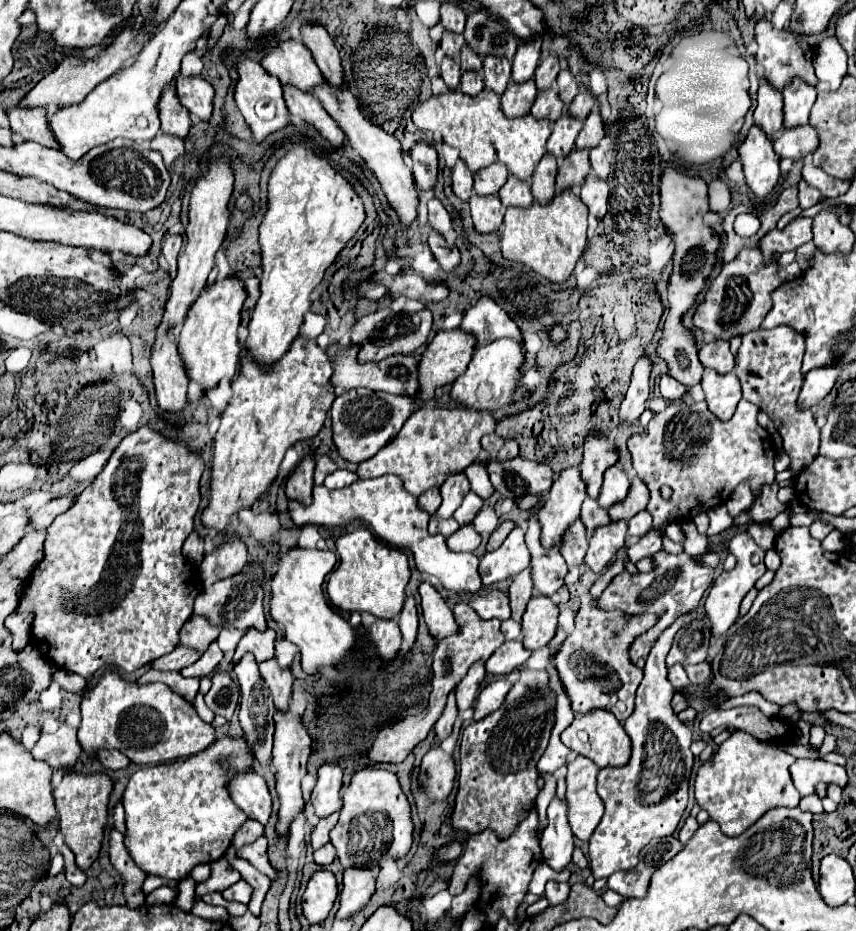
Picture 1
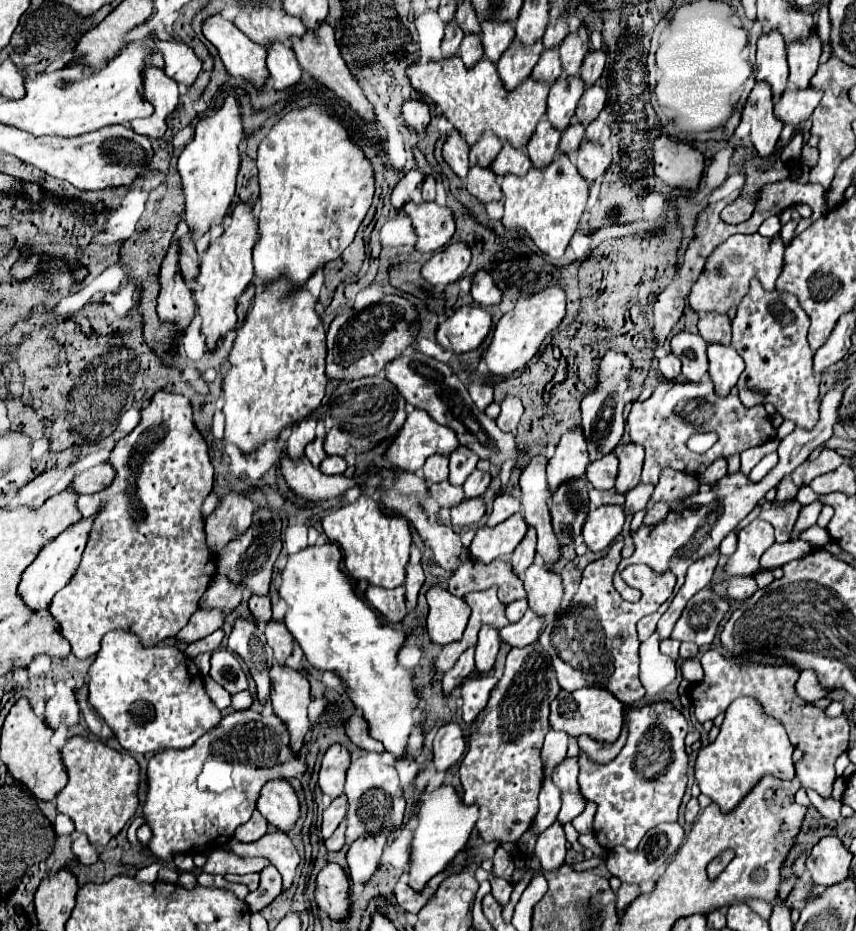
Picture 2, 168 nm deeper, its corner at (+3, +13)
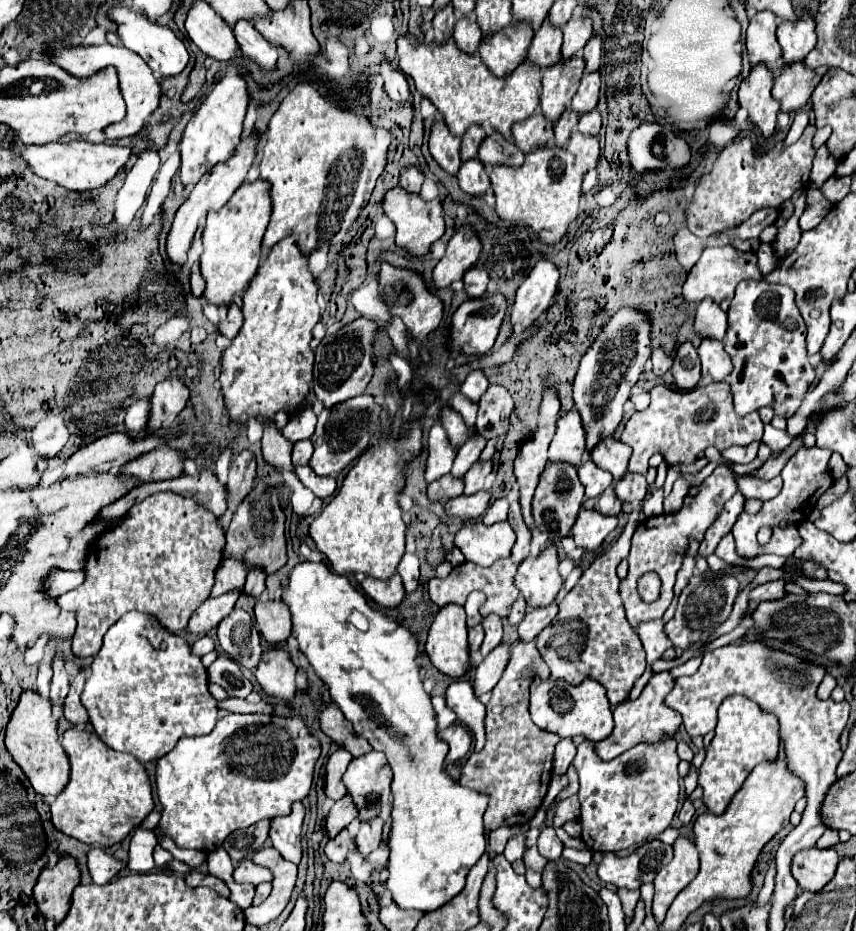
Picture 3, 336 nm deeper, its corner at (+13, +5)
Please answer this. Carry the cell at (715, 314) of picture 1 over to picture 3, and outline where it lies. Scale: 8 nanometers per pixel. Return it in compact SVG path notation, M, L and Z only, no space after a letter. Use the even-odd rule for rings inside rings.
M732 245L710 247L702 253L698 263L690 269L682 295L688 303L700 303L706 297L710 297L714 303L730 301L734 297L736 285L744 279L762 279L762 273L758 269L758 257L754 251L738 251Z

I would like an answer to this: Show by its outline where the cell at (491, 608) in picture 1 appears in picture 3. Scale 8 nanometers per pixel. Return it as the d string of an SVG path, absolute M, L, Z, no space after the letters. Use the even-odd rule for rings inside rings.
M510 557L506 559L500 559L496 563L492 563L490 567L480 567L480 565L472 565L472 563L462 563L458 567L452 569L452 573L446 577L446 579L430 579L428 583L428 593L430 593L430 599L436 603L436 605L446 605L446 603L458 603L458 605L464 605L466 597L472 593L472 591L484 591L486 593L486 603L482 605L480 613L482 617L490 615L490 613L496 613L500 617L506 617L512 603L516 601L518 597L518 589L514 587L514 575L516 575L516 565L512 563Z

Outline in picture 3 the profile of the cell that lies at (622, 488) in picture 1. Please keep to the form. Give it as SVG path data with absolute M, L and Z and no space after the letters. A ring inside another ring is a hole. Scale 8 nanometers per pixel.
M592 459L578 467L578 477L580 477L582 485L586 487L586 497L602 495L604 489L612 483L612 475L608 475L608 471L596 467L596 463L592 463Z

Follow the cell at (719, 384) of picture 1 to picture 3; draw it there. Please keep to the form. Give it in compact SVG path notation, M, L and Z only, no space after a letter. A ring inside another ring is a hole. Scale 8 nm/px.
M702 339L698 347L698 355L702 361L702 375L710 377L714 383L726 381L732 373L732 361L724 351L724 345L714 339Z

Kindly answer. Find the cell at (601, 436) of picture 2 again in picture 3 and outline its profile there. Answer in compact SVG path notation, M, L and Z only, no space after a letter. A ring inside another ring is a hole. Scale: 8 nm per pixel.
M622 309L606 323L596 343L592 343L582 357L574 379L574 405L584 419L588 451L592 451L598 439L610 437L618 427L624 413L622 405L638 381L644 363L650 359L650 353L650 325L646 315L634 309Z

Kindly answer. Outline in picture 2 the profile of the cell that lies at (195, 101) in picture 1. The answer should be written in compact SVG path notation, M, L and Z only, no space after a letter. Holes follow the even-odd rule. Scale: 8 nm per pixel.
M150 35L150 37L154 39L156 51L160 51L164 57L166 75L176 79L184 87L190 87L202 69L202 63L196 57L194 49L188 43L178 39L170 41L170 39L160 39L156 35Z

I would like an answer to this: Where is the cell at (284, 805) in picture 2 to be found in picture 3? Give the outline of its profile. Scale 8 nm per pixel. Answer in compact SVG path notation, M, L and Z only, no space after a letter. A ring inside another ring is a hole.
M292 803L290 815L280 815L270 821L270 839L274 849L280 851L280 855L292 863L300 863L302 851L300 851L300 827L304 821L304 805Z

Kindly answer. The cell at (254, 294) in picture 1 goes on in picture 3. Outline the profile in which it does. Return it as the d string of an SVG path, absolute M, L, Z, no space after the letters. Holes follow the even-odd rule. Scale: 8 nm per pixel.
M232 303L232 307L228 309L226 321L220 325L220 331L222 331L226 337L232 339L232 337L240 331L240 327L242 327L242 311L240 311L240 307L238 307L236 303Z

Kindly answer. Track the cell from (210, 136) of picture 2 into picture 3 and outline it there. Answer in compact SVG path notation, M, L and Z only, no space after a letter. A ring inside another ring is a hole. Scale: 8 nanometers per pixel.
M228 71L218 81L218 85L208 93L208 97L202 101L200 109L192 115L192 119L188 121L182 133L182 139L180 139L182 165L180 165L178 175L186 189L194 187L196 181L200 181L200 177L208 173L214 165L224 163L224 159L232 157L236 143L240 141L246 107L248 107L246 81L240 77L238 71Z

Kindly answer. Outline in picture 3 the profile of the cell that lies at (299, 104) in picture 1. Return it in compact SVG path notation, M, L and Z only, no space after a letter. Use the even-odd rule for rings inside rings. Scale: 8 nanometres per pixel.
M240 21L234 27L234 37L242 47L242 53L246 57L250 57L260 71L264 73L272 73L276 71L276 63L278 63L278 51L252 27L250 21Z

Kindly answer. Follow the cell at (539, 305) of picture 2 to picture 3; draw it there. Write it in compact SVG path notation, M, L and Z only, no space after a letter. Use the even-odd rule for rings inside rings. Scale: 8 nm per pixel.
M538 261L528 279L516 291L514 305L510 307L510 325L536 325L542 313L548 311L558 287L558 269L550 261Z

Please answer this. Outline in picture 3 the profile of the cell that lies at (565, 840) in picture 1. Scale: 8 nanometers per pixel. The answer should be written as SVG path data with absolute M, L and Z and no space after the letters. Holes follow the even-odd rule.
M560 739L554 751L554 761L552 761L552 779L560 777L566 773L566 769L570 767L572 759L576 755L576 745L572 745L570 739Z

